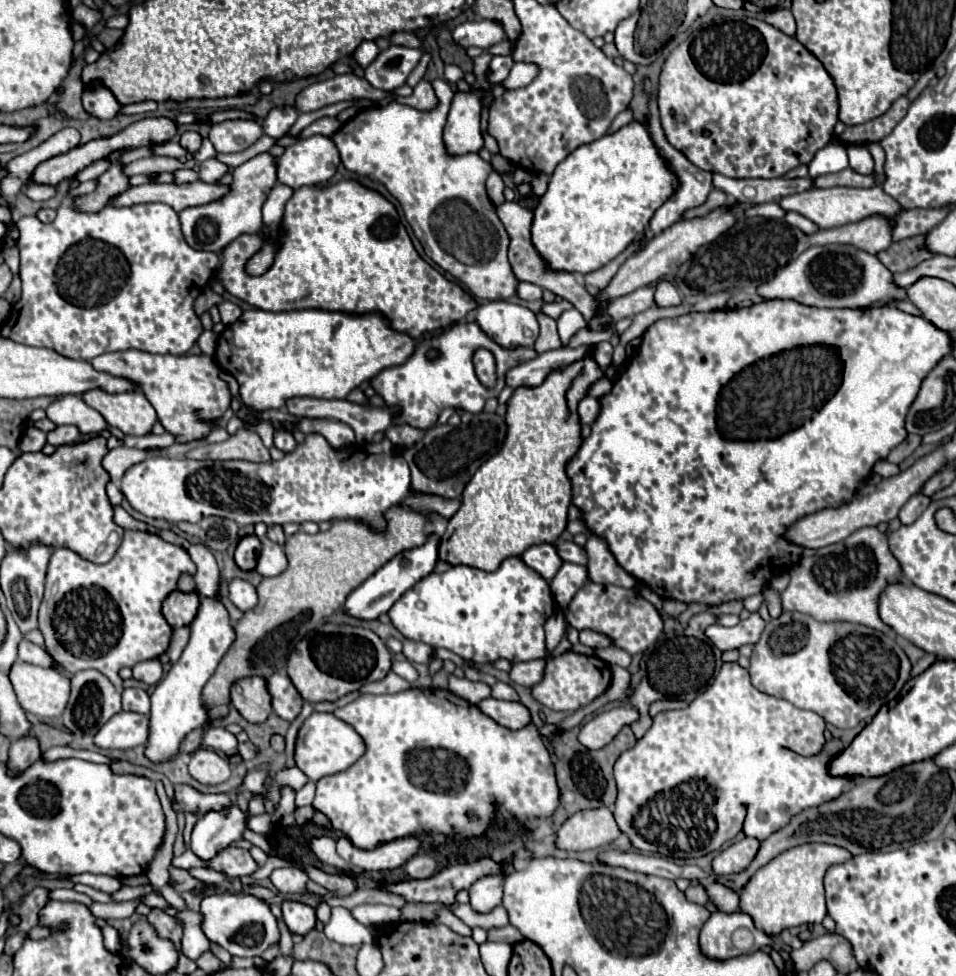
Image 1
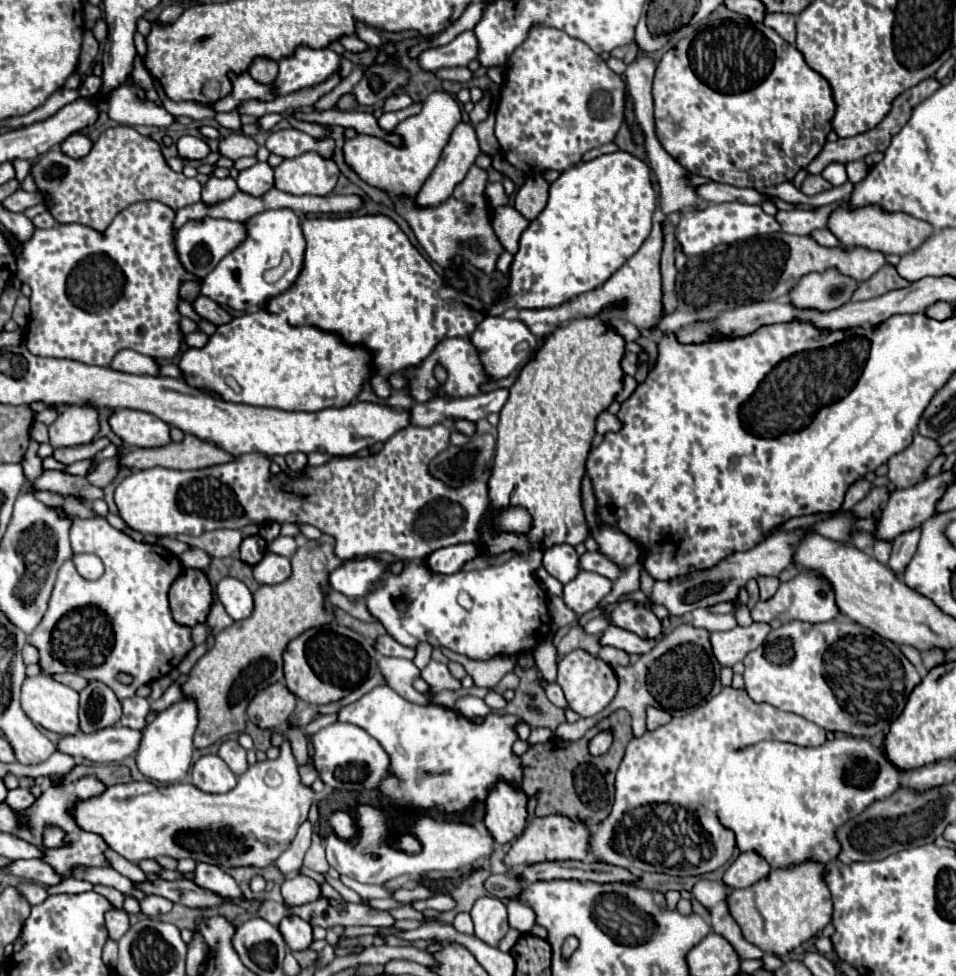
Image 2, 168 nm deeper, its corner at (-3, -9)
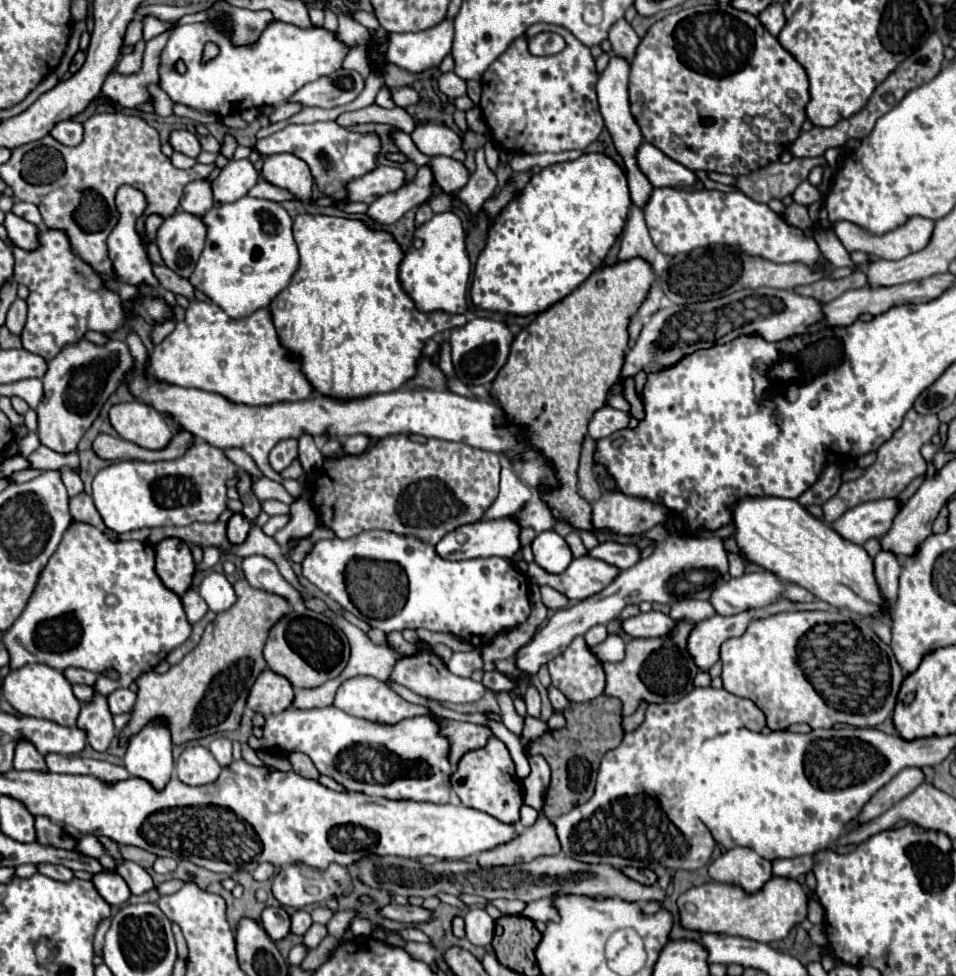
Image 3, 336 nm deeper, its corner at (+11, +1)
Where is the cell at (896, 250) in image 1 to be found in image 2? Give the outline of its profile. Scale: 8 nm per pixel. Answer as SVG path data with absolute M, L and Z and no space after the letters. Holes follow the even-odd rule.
M883 265L871 279L859 283L859 289L853 295L853 301L865 301L865 299L873 299L877 295L883 295L891 289L901 289L907 287L907 279L903 279L897 271L895 265Z

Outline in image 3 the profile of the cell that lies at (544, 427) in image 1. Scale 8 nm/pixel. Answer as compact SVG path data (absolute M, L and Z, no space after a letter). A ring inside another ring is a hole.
M641 257L599 267L573 293L569 293L547 311L539 313L525 329L517 333L511 345L509 359L491 387L491 393L503 407L507 419L511 423L525 425L525 433L529 433L529 443L543 451L545 459L553 465L561 481L561 489L543 491L541 497L549 503L555 517L573 523L577 529L589 529L593 525L591 505L577 493L577 465L581 443L587 435L587 425L593 413L605 405L609 389L621 377L621 365L625 361L625 351L629 349L629 321L645 301L655 279L657 275L653 265Z

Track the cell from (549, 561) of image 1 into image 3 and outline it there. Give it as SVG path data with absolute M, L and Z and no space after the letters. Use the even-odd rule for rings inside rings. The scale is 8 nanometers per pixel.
M543 531L533 541L533 557L539 567L549 573L563 573L573 561L571 549L559 533Z

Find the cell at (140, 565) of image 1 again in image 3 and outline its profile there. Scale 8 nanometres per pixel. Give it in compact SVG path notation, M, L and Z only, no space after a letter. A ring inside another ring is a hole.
M71 523L69 529L65 531L63 535L63 541L59 545L59 549L51 555L47 567L43 569L41 577L39 577L39 583L25 607L25 611L19 615L19 619L3 633L3 645L5 649L9 651L9 667L11 671L13 669L19 669L27 663L45 663L57 671L63 671L67 667L79 667L79 669L87 669L87 671L93 671L99 675L99 693L101 695L109 695L113 693L115 689L119 687L129 687L141 673L153 669L159 661L163 661L175 647L179 647L183 641L187 641L187 637L191 635L191 623L187 621L187 615L183 611L183 605L181 605L181 597L177 597L171 589L165 589L165 585L161 585L161 579L157 577L155 573L155 549L149 541L111 541L107 535L103 535L99 529L91 527L91 525L85 525L85 523ZM107 595L115 595L119 599L119 603L115 607L109 607L105 603L105 597ZM107 669L115 669L119 673L119 679L111 679L107 677Z

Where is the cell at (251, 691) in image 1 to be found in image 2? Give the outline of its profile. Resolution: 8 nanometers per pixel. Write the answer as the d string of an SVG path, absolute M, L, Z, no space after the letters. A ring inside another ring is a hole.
M273 683L271 687L259 691L247 707L249 719L261 729L275 729L287 723L295 711L295 695L285 687L285 683Z

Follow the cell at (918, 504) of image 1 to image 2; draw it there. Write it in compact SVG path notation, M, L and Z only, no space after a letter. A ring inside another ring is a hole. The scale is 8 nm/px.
M915 527L911 531L905 531L901 533L899 537L895 537L893 541L893 553L891 553L891 559L889 559L889 567L901 577L907 563L911 561L915 549L917 549L917 543L919 543L919 535L921 535L921 527Z

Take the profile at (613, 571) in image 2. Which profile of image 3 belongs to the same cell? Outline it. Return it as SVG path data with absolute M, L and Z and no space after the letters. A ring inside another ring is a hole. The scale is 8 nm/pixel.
M605 541L605 543L597 545L595 549L591 549L589 555L597 557L597 559L603 559L603 561L607 561L611 565L617 565L619 569L629 569L637 561L641 561L641 549L635 543L623 545L623 543Z

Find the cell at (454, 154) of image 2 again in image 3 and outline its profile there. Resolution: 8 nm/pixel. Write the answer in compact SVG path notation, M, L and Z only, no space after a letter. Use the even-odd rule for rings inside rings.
M419 167L417 177L409 185L373 201L369 205L367 215L379 225L391 225L391 223L399 221L409 209L413 209L415 205L421 205L423 201L427 201L431 197L431 193L433 193L431 183L433 183L431 169Z

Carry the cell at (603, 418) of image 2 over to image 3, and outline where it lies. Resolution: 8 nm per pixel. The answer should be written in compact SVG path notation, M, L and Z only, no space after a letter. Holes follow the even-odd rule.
M605 405L605 407L601 407L601 409L593 415L593 419L591 419L591 423L589 423L589 435L591 435L591 439L599 441L599 439L609 437L611 433L615 433L615 431L619 431L619 429L629 427L629 419L631 419L631 417L629 417L627 413Z

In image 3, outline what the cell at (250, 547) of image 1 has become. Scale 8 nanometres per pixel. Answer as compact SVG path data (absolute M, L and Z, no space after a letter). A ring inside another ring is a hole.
M233 513L233 517L227 521L227 537L233 545L243 543L247 539L249 529L251 529L251 521L241 513Z

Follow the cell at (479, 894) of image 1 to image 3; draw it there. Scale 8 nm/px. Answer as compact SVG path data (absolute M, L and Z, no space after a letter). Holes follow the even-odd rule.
M469 909L465 917L467 939L475 947L489 947L493 939L493 919L487 915L485 909Z

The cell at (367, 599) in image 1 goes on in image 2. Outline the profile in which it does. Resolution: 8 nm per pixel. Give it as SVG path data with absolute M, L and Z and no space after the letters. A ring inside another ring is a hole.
M461 543L461 545L451 545L451 547L441 547L439 551L433 551L423 559L425 567L431 567L435 573L455 573L463 567L465 561L477 557L481 553L481 545L477 543Z

